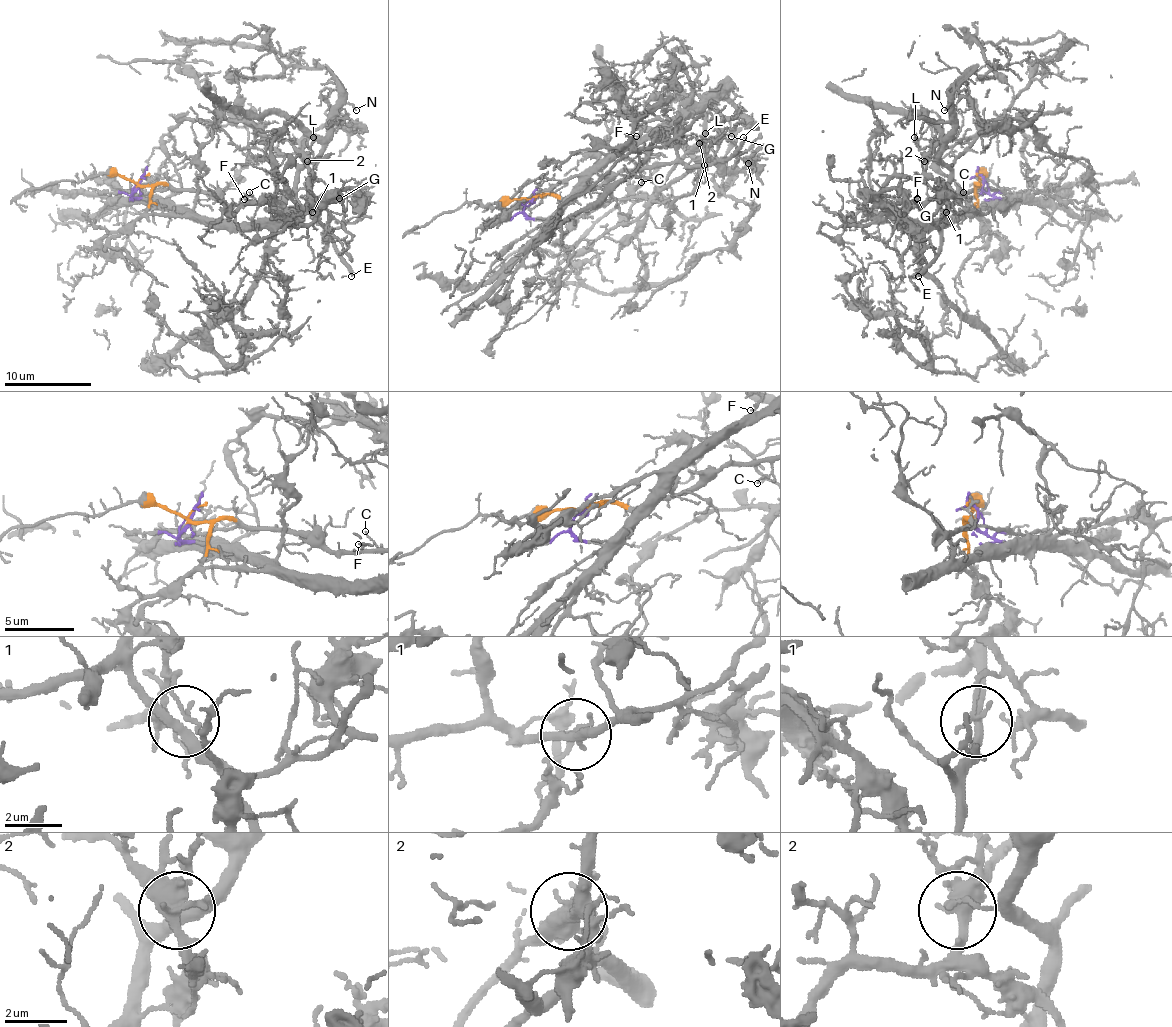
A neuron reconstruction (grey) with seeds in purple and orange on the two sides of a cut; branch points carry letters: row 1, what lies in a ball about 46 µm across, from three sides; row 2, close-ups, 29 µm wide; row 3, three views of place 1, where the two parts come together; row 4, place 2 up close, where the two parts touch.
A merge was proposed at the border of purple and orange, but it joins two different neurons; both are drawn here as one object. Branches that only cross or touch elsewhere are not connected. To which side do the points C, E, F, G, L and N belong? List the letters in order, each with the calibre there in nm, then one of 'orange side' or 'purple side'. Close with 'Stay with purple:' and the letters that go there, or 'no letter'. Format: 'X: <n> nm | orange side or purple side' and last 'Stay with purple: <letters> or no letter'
C: 90 nm | orange side
E: 320 nm | orange side
F: 130 nm | purple side
G: 140 nm | orange side
L: 150 nm | purple side
N: 150 nm | orange side
Stay with purple: F, L

